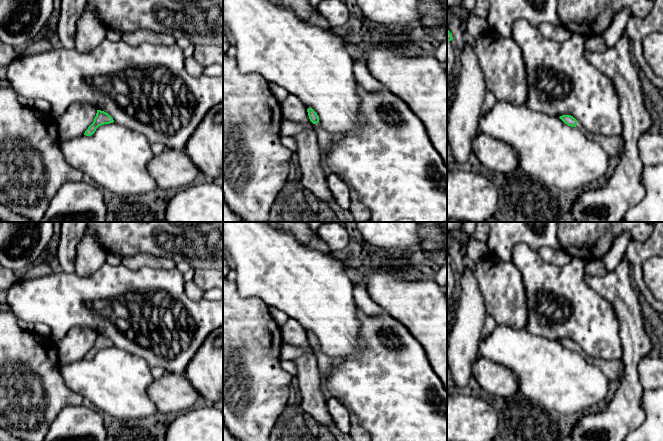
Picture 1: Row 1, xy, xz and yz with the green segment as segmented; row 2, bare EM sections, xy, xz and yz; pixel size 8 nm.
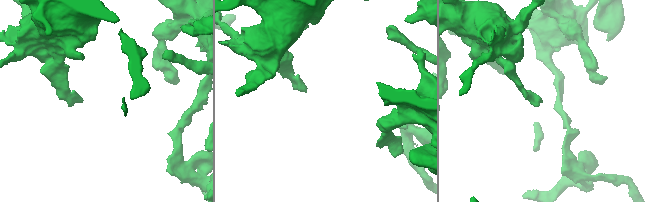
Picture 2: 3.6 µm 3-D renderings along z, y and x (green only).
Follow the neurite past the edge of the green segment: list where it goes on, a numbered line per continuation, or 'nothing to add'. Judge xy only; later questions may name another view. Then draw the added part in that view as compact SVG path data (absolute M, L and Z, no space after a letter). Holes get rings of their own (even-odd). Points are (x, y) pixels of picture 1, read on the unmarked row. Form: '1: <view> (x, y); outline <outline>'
nothing to add

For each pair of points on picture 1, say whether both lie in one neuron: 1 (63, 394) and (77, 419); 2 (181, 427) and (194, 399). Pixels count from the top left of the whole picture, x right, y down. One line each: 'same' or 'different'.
1: different
2: different

